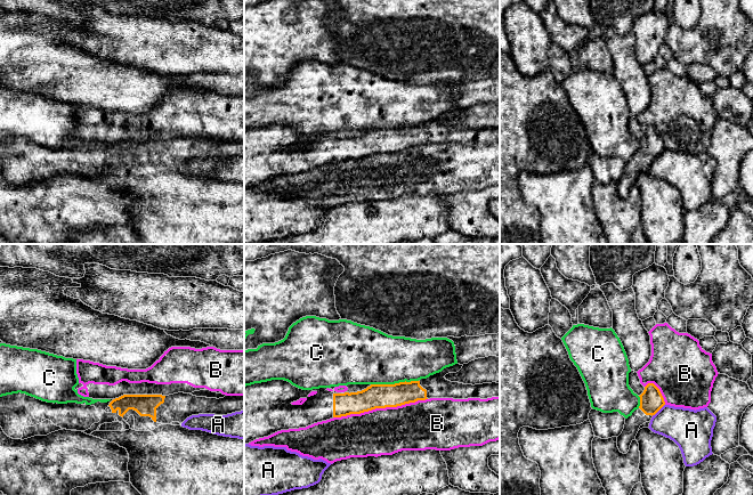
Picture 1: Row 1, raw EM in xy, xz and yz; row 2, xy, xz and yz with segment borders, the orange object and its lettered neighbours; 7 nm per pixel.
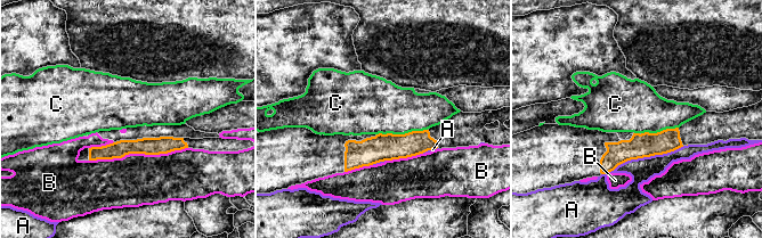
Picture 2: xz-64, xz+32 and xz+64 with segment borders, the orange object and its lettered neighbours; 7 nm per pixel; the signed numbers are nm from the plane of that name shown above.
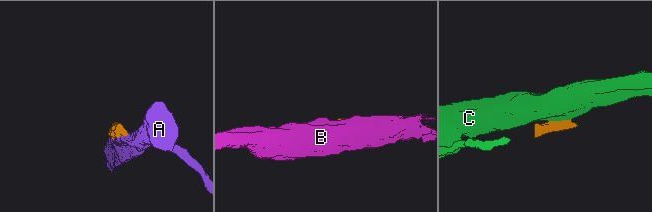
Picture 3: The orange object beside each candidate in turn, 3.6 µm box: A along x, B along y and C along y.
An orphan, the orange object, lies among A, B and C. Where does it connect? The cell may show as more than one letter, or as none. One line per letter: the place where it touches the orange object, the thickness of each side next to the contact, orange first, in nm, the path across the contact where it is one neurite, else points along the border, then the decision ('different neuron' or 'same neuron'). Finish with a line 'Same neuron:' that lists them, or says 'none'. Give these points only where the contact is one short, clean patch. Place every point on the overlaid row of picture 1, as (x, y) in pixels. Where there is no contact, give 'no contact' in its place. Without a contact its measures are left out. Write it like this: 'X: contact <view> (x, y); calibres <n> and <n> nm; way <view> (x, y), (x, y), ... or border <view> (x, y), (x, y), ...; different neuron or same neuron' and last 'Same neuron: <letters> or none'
A: contact yz (657, 411); calibres 160 and 280 nm; different neuron
B: contact xz (380, 407); calibres 180 and 340 nm; different neuron
C: contact xz (395, 383); calibres 180 and 380 nm; border xz (418, 380), (371, 384); different neuron
Same neuron: none

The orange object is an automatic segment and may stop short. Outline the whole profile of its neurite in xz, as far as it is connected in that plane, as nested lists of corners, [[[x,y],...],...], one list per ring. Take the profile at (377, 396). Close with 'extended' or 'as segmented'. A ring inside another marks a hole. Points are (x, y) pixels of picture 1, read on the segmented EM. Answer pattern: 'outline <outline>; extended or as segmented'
outline [[[455,364],[427,379],[395,384],[371,384],[357,392],[334,393],[327,388],[302,390],[284,380],[272,380],[244,387],[244,445],[281,430],[306,428],[333,417],[361,414],[375,408],[397,407],[430,398],[487,399],[500,396],[500,383],[463,384],[444,376],[456,373],[463,365]]]; extended

